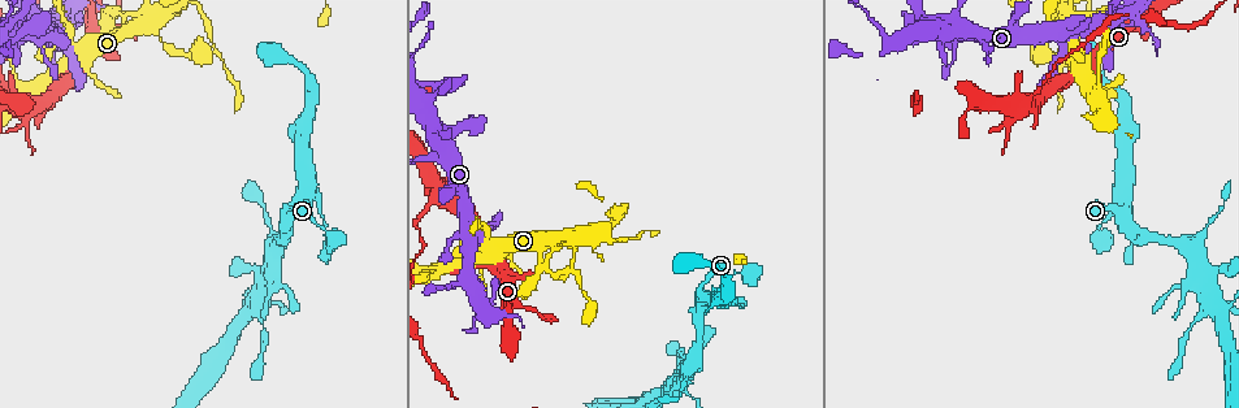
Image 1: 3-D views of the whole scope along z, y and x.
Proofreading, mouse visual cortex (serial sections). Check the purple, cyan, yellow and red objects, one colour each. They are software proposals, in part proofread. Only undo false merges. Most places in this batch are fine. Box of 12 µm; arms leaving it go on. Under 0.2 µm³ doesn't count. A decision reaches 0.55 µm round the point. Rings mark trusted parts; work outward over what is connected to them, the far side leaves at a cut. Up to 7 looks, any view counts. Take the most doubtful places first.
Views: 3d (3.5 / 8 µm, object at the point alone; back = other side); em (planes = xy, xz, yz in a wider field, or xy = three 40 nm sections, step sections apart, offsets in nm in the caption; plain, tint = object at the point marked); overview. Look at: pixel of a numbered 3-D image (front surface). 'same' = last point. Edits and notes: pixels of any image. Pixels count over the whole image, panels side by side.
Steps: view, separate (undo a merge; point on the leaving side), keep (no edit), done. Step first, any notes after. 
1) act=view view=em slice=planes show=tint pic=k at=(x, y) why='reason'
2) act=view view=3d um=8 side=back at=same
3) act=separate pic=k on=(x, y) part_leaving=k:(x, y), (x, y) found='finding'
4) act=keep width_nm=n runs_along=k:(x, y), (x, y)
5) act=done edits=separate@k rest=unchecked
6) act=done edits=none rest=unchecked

act=view view=3d um=3.5 pic=1 at=(434, 198) why='sharp bend'

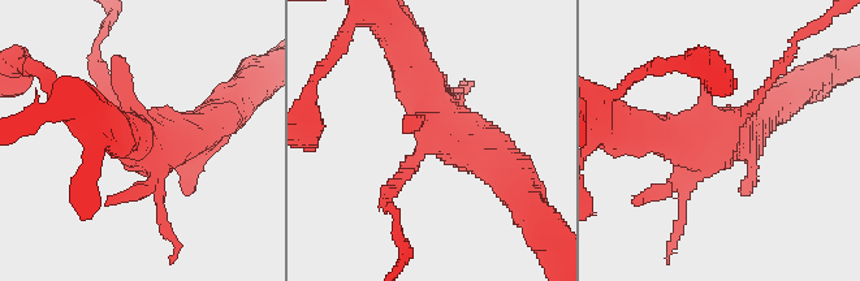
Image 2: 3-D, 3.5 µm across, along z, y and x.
act=view view=em slice=xy step=1 show=tint pic=2 at=(429, 140)

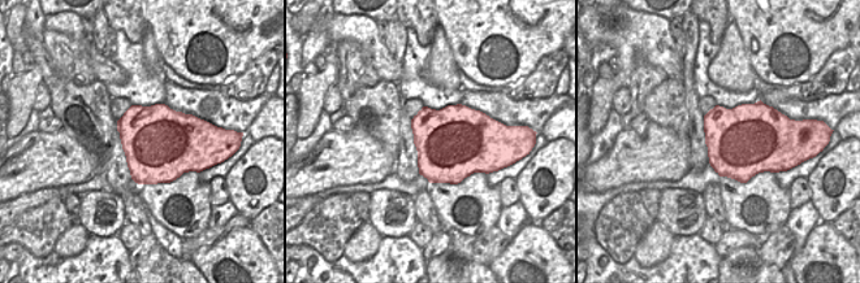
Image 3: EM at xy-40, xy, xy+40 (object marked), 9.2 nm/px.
act=separate pic=2 on=(100, 72) part_leaving=2:(119, 103), (94, 68), (106, 27) found='two cells meet here'

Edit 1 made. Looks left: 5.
act=view view=overview

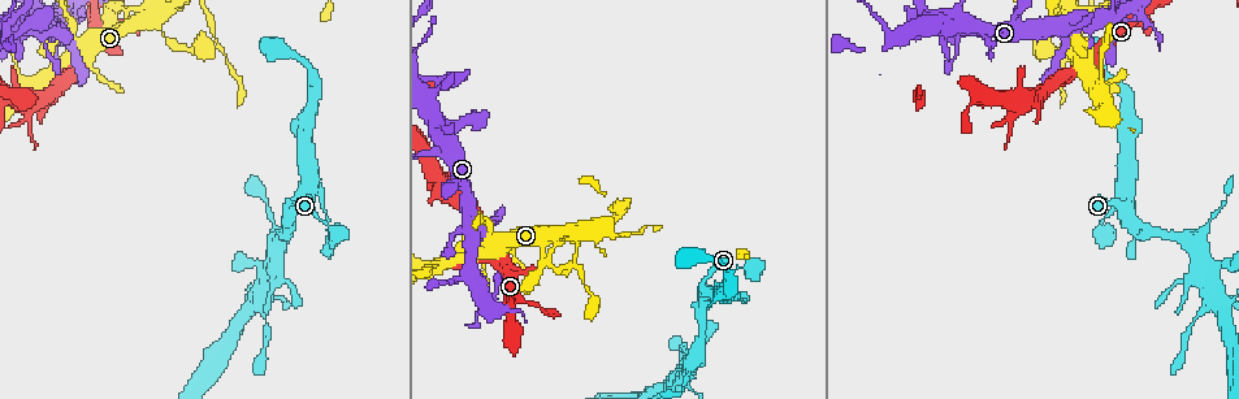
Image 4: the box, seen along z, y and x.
act=view view=3d um=3.5 pic=4 at=(564, 233) why='two arms in line, one across'

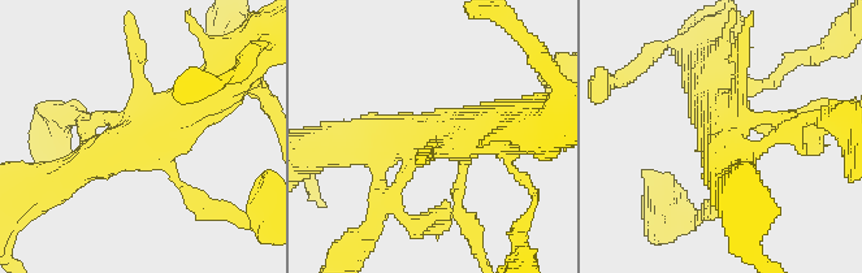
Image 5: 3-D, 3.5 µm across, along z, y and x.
act=view view=em slice=xy step=1 show=tint pic=5 at=(138, 137) why='need the tissue'

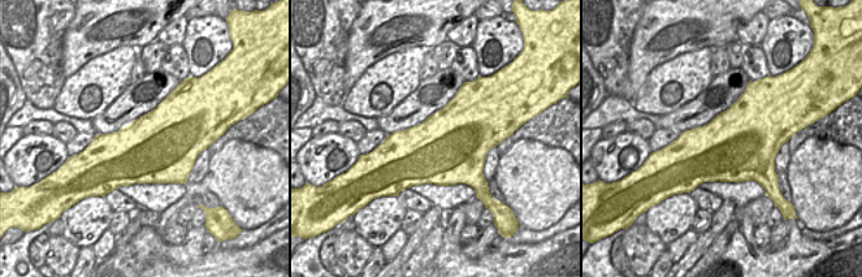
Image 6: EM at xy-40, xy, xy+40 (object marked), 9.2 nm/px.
act=view view=em slice=xy step=5 show=tint at=same why='cut it another way'

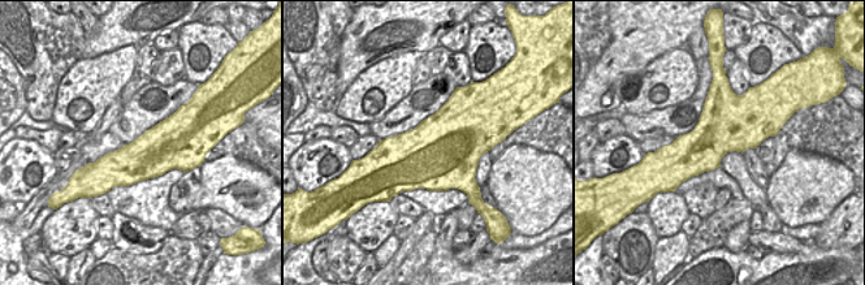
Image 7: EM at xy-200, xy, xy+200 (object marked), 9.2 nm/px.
act=keep width_nm=700 runs_along=5:(65, 180), (213, 92) found='continuous, no second cell'

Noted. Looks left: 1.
act=done edits=separate@2 rest=unchecked

